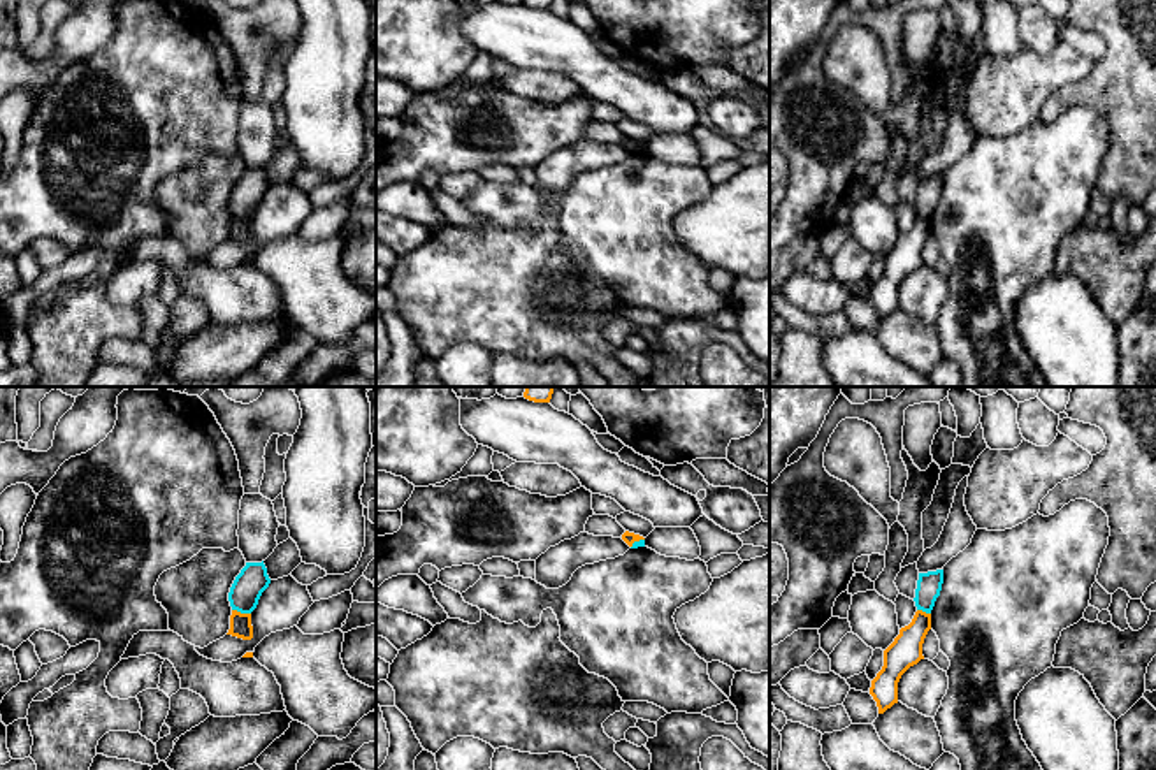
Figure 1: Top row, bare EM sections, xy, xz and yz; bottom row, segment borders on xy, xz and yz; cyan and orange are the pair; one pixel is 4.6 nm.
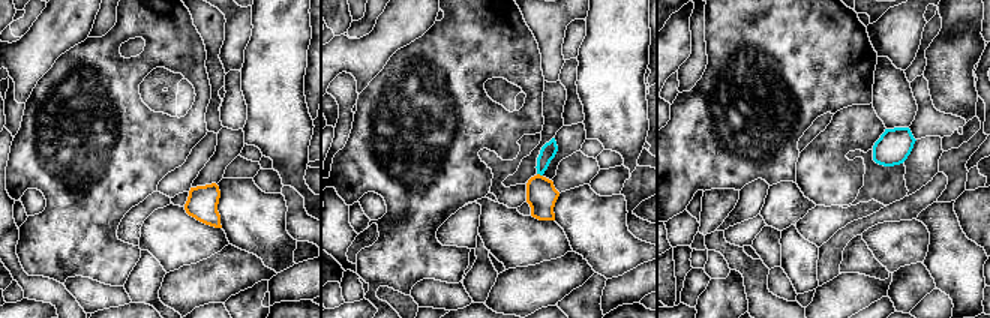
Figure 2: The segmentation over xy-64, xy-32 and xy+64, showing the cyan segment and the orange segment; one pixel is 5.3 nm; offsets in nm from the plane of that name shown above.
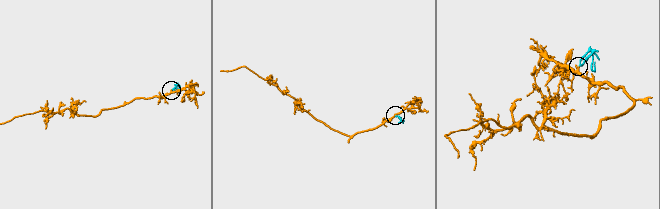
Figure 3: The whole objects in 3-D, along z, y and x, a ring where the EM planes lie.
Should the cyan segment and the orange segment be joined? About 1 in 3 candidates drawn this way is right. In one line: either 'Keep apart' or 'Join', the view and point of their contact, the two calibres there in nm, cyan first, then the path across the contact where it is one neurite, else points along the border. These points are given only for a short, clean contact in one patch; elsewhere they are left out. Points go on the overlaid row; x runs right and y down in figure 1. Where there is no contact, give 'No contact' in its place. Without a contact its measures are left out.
Keep apart. Touches cyan at xy (241, 612). Thickness 140 nm (cyan) against 100 nm. Boundary: xy (232, 609), (250, 614)

